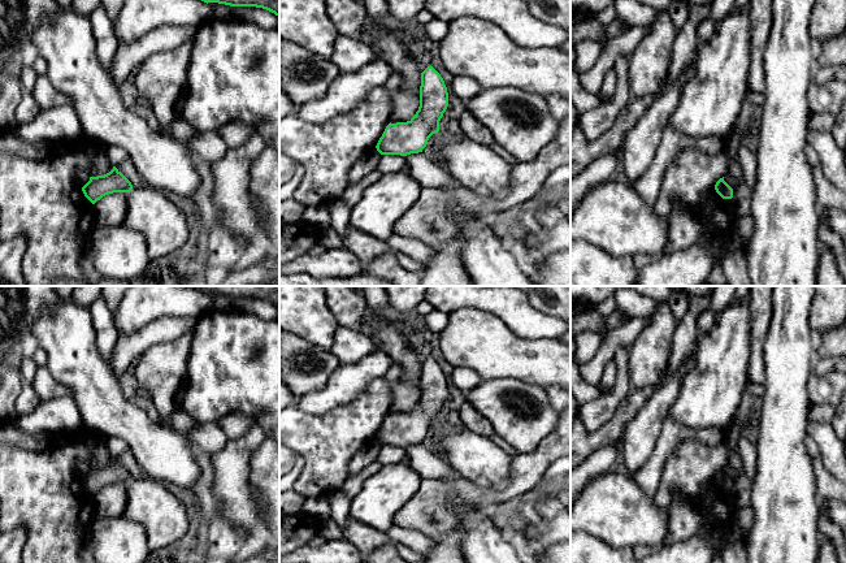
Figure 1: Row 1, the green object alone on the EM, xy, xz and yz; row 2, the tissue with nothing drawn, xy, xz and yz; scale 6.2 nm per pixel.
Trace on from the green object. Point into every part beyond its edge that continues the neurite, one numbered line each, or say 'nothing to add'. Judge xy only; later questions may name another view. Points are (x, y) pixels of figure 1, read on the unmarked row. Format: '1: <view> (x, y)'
nothing to add

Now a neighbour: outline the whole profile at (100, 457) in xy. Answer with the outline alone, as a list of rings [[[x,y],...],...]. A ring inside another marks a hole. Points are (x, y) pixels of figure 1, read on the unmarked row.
[[[84,430],[83,441],[91,450],[90,468],[104,467],[113,460],[113,456],[107,449],[107,438],[108,436],[100,432]]]

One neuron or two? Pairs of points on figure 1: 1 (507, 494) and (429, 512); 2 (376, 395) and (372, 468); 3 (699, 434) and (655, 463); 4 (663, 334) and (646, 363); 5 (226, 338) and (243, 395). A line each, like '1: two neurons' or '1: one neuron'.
1: one neuron
2: two neurons
3: one neuron
4: one neuron
5: one neuron

